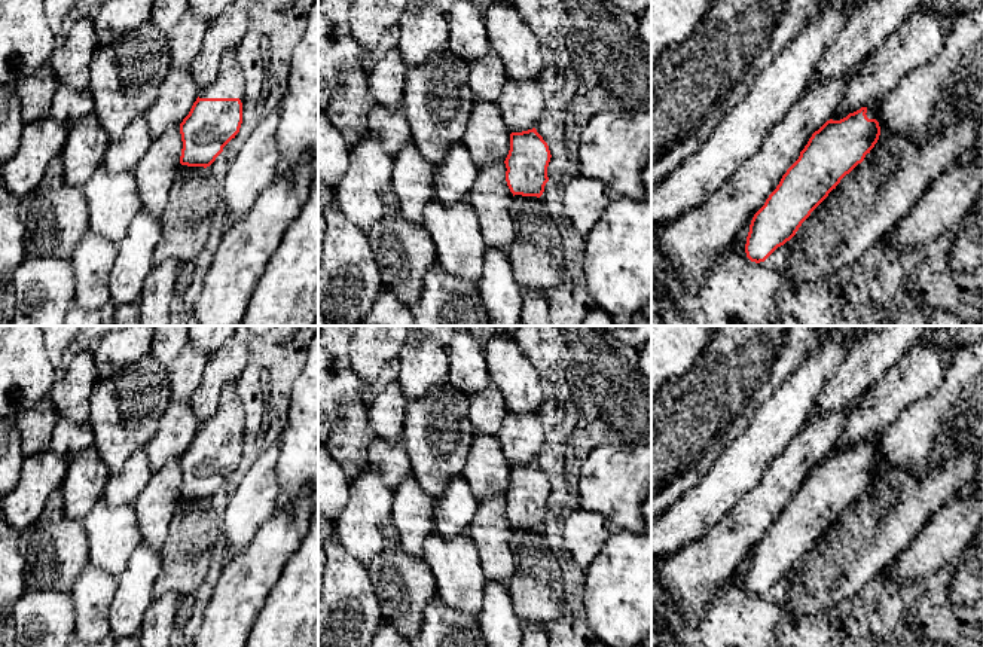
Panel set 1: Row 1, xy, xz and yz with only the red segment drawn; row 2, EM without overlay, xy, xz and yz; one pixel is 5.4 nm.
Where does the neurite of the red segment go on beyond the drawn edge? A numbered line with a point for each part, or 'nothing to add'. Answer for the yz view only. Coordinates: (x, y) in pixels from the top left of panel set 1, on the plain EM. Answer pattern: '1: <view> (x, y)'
1: yz (872, 442)

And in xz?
nothing to add

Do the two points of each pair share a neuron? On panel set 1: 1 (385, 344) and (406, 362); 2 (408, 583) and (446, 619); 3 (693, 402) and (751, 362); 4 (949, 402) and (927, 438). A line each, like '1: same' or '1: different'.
1: different
2: different
3: same
4: same

